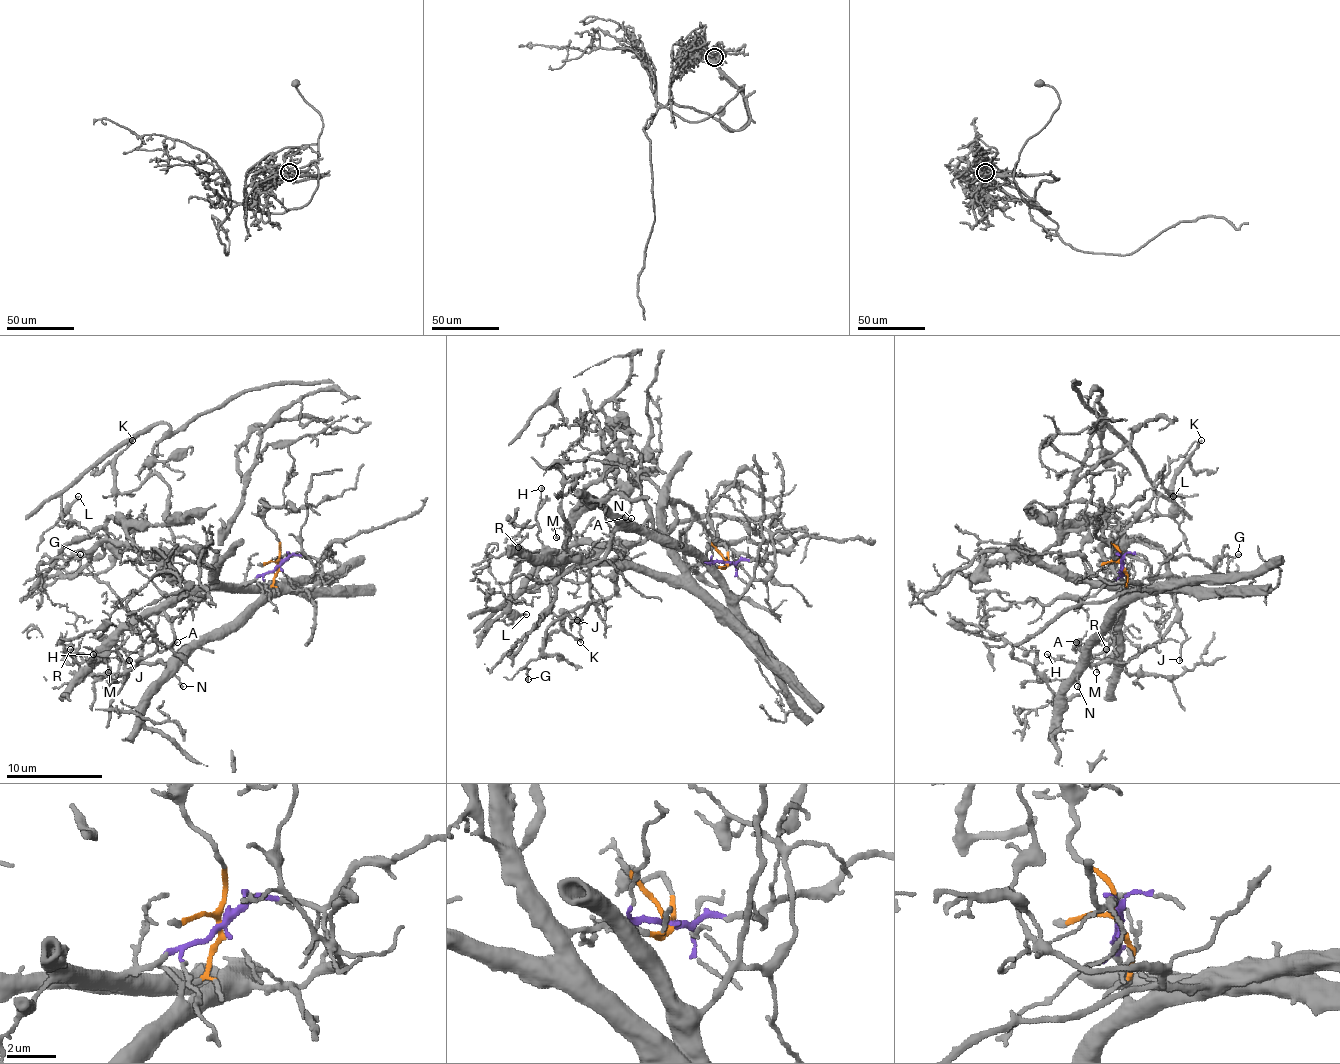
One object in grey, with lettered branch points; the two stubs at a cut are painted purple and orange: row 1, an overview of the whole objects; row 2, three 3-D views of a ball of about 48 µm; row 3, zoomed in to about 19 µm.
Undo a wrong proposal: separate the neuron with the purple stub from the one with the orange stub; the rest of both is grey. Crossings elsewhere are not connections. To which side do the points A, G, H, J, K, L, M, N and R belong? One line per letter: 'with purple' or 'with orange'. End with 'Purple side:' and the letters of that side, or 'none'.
A: with purple
G: with orange
H: with purple
J: with orange
K: with purple
L: with purple
M: with purple
N: with orange
R: with purple
Purple side: A, H, K, L, M, R

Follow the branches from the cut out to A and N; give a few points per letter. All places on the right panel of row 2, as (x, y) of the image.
A: (1121, 564), (1121, 579), (1136, 588), (1123, 600), (1123, 617), (1107, 639), (1099, 636), (1075, 651), (1075, 641)
N: (1121, 564), (1126, 581), (1123, 598), (1107, 619), (1102, 636), (1087, 651), (1078, 675), (1078, 687)

